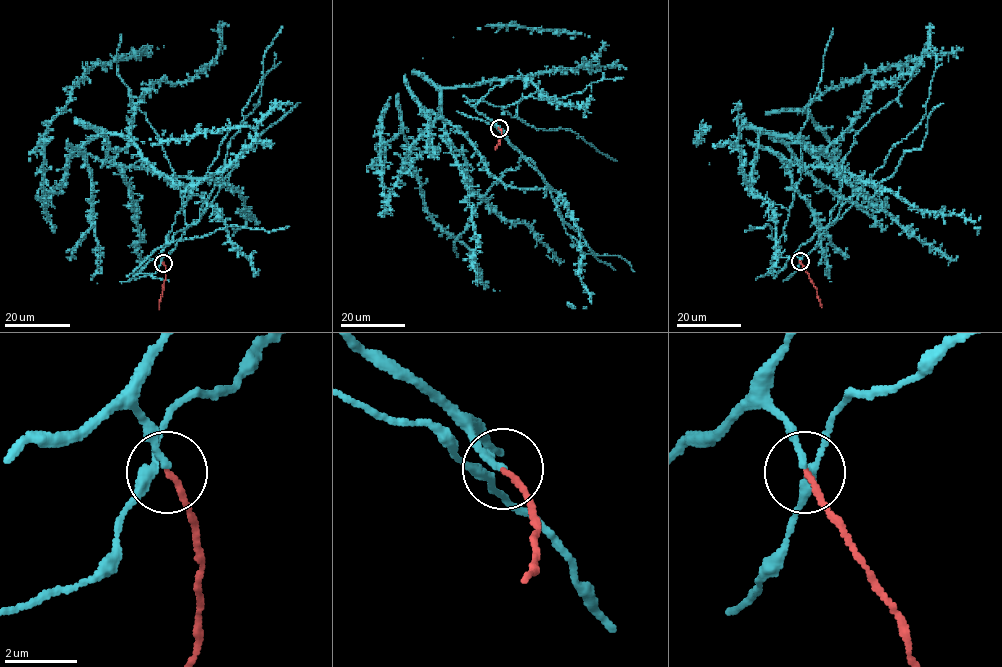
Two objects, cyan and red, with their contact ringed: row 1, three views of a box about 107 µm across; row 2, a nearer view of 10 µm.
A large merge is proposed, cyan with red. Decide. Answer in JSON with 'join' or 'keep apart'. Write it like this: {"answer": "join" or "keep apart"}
{"answer": "join"}

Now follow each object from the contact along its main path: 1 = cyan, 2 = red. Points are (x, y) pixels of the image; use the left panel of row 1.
1: (162, 262), (133, 275), (166, 243), (225, 228), (219, 213), (106, 133), (69, 158), (48, 205), (53, 138)
2: (162, 262), (166, 276), (159, 309)

